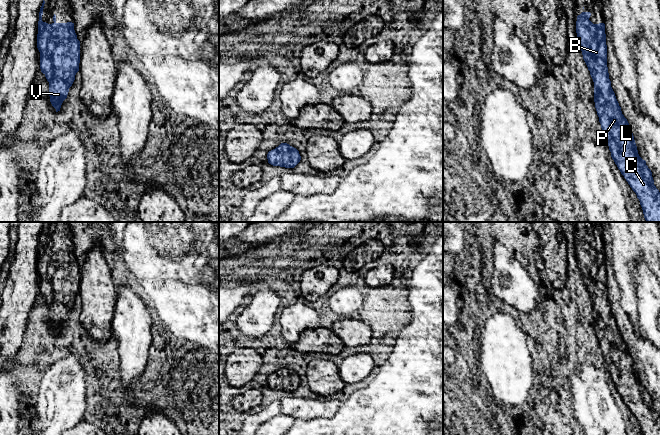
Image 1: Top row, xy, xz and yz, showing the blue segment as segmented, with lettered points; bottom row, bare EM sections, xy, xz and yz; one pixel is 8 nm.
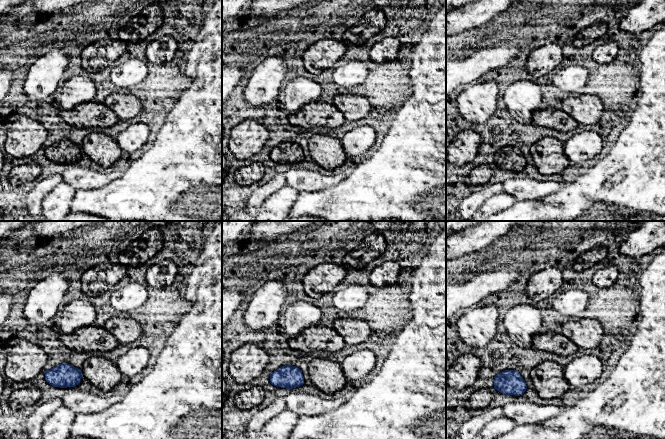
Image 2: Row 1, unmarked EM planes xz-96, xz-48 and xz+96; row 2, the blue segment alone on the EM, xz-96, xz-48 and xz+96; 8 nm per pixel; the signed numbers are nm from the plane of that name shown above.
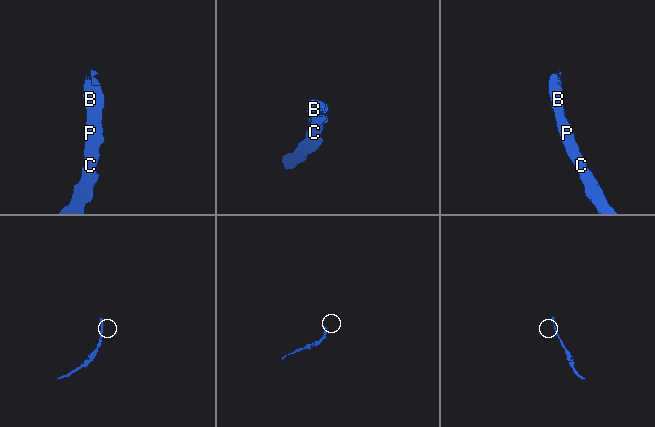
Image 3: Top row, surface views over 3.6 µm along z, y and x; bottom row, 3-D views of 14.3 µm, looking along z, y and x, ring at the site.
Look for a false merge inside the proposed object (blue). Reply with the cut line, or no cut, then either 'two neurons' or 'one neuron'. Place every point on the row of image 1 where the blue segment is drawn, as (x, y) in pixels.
no cut; one neuron

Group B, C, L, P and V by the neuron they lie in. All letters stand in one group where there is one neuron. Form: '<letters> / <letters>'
B C L P V

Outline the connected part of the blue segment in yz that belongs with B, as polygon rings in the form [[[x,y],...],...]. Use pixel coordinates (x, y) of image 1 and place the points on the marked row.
[[[582,12],[577,16],[576,33],[583,59],[594,82],[595,108],[599,117],[601,128],[604,132],[605,140],[609,146],[612,159],[632,190],[637,195],[646,222],[660,222],[660,192],[654,185],[652,172],[646,165],[646,161],[638,154],[637,146],[633,133],[629,127],[629,123],[622,114],[621,107],[619,106],[615,93],[611,87],[607,67],[605,24],[593,24],[589,20],[590,16],[590,12]]]

